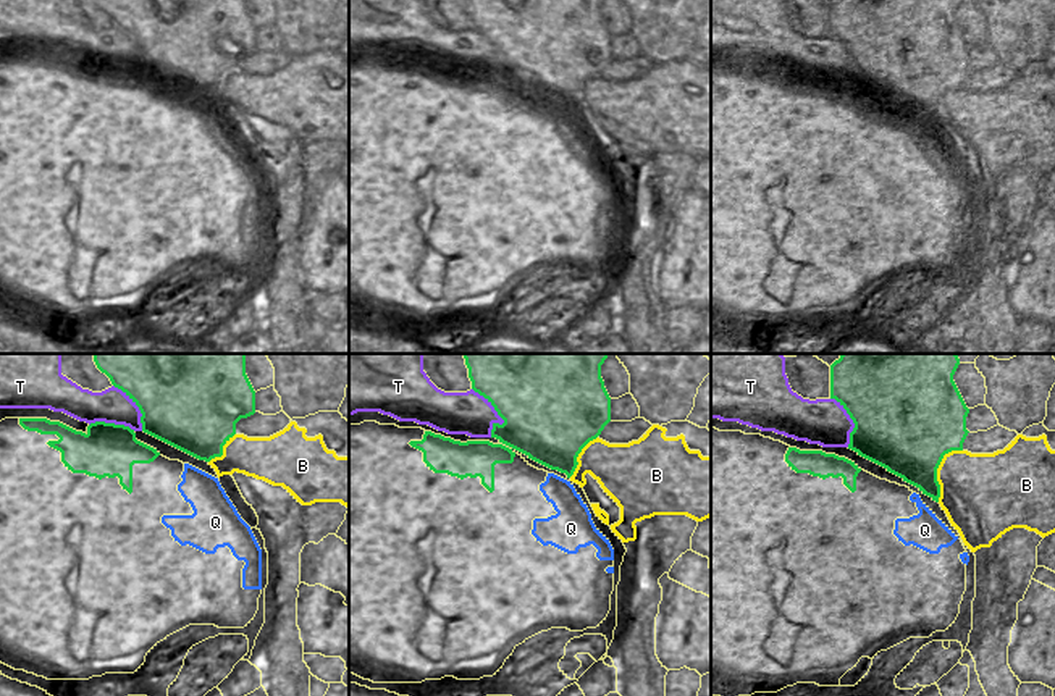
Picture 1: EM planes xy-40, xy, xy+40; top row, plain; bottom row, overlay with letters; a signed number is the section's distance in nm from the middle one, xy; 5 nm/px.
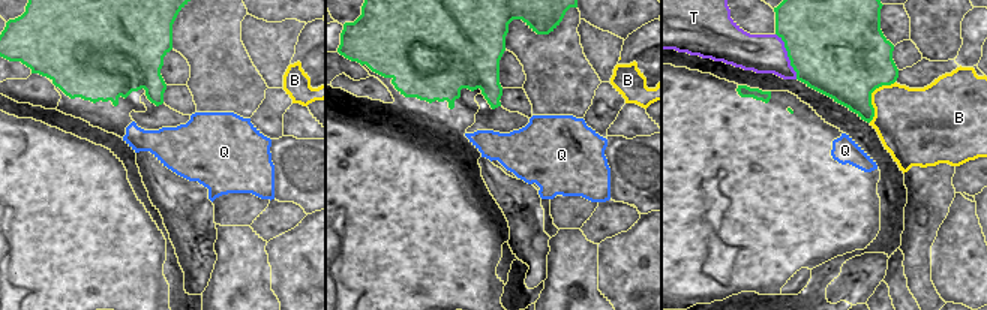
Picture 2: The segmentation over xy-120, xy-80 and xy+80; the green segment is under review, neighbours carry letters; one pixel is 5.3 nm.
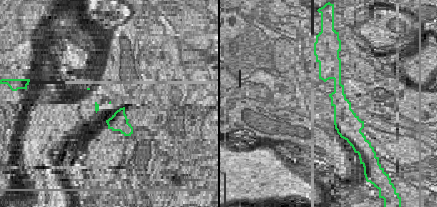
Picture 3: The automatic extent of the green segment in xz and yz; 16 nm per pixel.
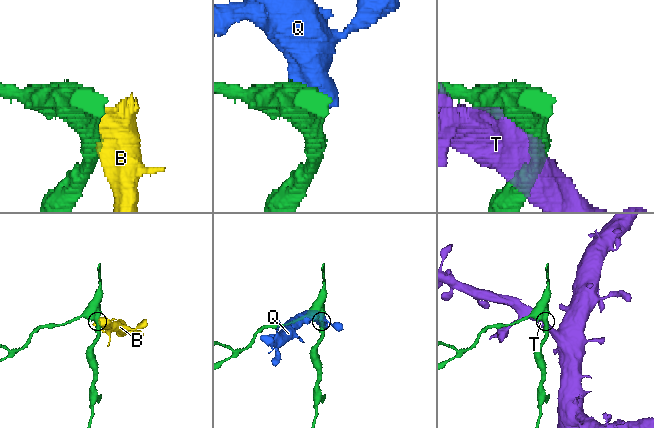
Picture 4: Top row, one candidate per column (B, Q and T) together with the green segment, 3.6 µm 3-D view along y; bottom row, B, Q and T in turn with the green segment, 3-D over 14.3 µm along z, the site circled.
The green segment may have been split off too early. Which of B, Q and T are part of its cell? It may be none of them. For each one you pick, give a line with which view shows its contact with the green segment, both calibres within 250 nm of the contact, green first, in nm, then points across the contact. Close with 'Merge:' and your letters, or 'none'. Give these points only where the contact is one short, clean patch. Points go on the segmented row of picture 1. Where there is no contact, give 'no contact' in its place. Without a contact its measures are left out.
Merge: none

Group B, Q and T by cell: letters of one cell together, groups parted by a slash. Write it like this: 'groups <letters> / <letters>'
groups B Q / T

